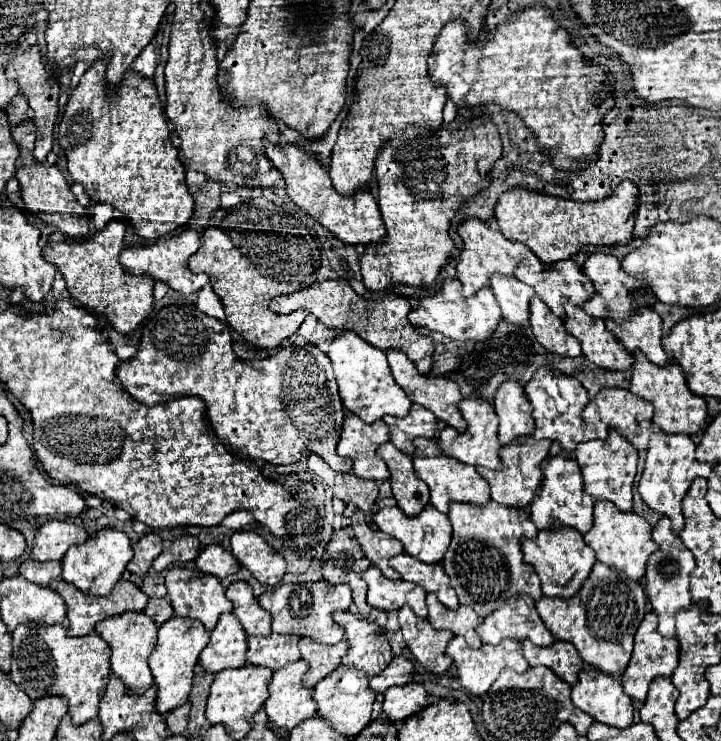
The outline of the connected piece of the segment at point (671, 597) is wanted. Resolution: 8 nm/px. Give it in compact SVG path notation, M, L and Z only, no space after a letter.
M662 517L658 521L658 525L654 527L654 533L652 533L652 539L658 541L660 549L648 557L648 565L646 565L646 595L648 595L648 601L652 605L652 611L660 619L660 625L658 625L660 635L664 635L664 637L676 637L674 615L676 615L676 611L688 609L692 605L688 583L690 583L690 573L694 569L694 555L672 533L668 517Z

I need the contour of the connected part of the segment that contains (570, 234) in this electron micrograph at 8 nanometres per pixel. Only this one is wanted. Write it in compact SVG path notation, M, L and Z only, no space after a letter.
M622 181L610 197L602 201L592 201L592 203L576 203L576 201L562 199L562 197L538 195L534 191L524 191L524 189L512 189L500 195L496 209L494 209L494 217L506 239L524 243L542 263L552 265L562 259L572 259L586 245L626 245L634 241L636 205L638 205L638 189L632 181Z

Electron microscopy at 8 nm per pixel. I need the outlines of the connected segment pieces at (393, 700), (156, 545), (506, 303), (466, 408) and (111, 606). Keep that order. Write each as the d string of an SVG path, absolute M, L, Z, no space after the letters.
M408 681L408 685L392 687L388 689L388 693L384 693L382 713L386 713L392 723L398 723L418 713L424 705L426 705L424 685L418 681Z
M156 533L144 535L134 545L134 559L126 565L126 569L136 575L146 575L148 569L152 567L152 561L160 555L160 551L162 551L162 539Z
M490 277L490 287L500 303L502 319L512 325L528 325L528 303L534 295L534 289L530 285L524 285L522 281L514 277Z
M460 401L460 413L468 423L466 433L458 433L454 427L446 427L440 437L438 437L438 445L446 455L452 455L454 459L468 463L468 465L476 465L476 467L488 467L488 469L500 469L502 461L500 461L500 443L498 443L498 421L496 421L496 413L492 409L492 405L484 405L484 401Z
M56 579L56 581L54 581L54 589L62 595L62 599L64 599L64 603L66 603L66 609L68 609L68 615L66 615L66 617L68 617L68 635L72 635L72 637L90 635L90 633L94 631L96 623L104 621L106 617L122 615L122 613L128 613L128 611L132 611L132 613L142 613L144 607L146 607L146 603L148 603L146 593L144 593L142 589L138 589L134 583L124 581L124 579L120 579L120 581L116 583L116 587L112 589L112 593L106 595L106 597L84 595L80 589L76 589L76 587L64 583L62 579Z

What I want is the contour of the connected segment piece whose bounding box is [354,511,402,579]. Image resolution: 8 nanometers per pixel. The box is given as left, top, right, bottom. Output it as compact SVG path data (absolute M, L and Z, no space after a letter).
M360 511L354 513L354 535L356 535L356 541L360 543L362 551L364 551L364 557L382 571L384 577L388 579L400 579L400 575L396 571L390 569L388 565L388 559L402 553L402 543L382 531L374 531L366 525L364 521L364 515Z

